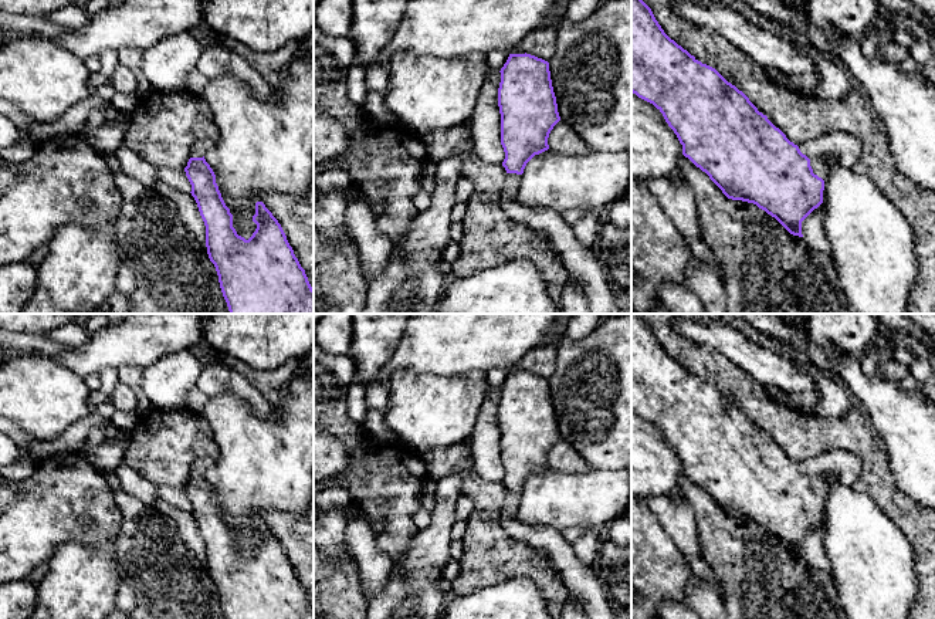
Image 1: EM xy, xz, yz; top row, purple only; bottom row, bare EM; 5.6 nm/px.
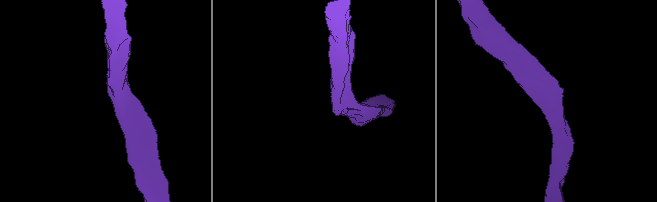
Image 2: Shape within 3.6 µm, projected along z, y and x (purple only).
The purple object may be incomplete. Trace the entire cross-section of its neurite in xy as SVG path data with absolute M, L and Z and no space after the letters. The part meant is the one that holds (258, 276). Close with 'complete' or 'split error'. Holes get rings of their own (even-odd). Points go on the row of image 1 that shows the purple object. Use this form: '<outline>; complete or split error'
M213 141L194 143L184 172L206 226L207 254L216 267L230 314L314 314L314 288L281 224L262 202L255 203L253 221L257 229L253 236L245 240L237 234L233 227L233 214L216 183L216 175L204 159L211 148Z; split error

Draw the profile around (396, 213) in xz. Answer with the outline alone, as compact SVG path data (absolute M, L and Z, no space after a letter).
M314 26L314 111L329 114L350 132L350 149L339 166L348 172L350 186L370 204L377 230L396 246L419 212L411 199L421 190L427 152L423 142L407 131L369 122L366 112L349 99L348 72L353 58L352 38L333 37Z

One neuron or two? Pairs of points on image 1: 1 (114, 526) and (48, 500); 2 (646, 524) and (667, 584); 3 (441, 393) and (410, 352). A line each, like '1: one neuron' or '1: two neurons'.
1: one neuron
2: one neuron
3: two neurons

